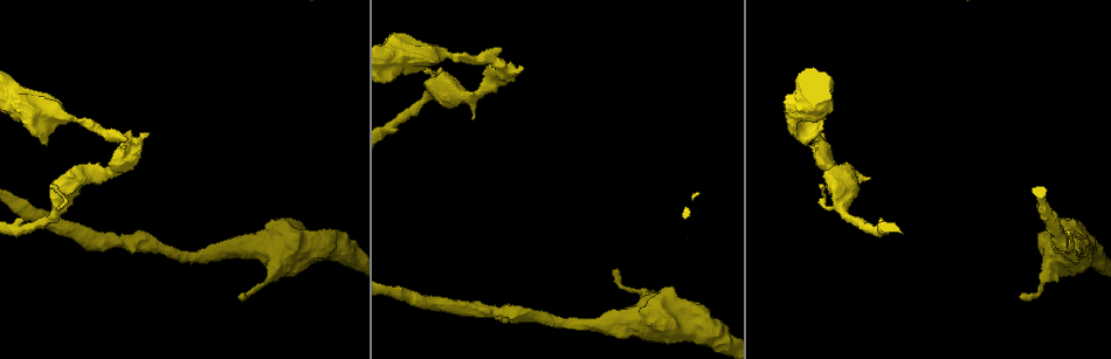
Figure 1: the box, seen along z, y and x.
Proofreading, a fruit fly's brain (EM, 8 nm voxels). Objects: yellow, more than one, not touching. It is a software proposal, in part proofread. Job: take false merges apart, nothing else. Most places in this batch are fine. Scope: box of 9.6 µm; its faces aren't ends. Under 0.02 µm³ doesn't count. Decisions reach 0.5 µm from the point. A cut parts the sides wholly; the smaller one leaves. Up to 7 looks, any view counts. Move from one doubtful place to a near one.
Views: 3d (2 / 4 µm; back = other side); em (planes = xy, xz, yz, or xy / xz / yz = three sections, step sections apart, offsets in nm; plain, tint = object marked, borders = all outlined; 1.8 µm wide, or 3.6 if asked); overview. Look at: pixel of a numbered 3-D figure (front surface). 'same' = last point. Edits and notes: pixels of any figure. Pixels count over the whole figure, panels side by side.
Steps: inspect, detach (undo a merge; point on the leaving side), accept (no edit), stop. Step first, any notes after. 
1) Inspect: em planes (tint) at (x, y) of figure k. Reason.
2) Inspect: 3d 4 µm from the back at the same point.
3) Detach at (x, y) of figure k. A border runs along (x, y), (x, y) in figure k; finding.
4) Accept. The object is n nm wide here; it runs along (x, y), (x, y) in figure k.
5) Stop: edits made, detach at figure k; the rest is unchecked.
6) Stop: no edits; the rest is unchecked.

Inspect: 3d 4 µm at (437, 92) of figure 1.

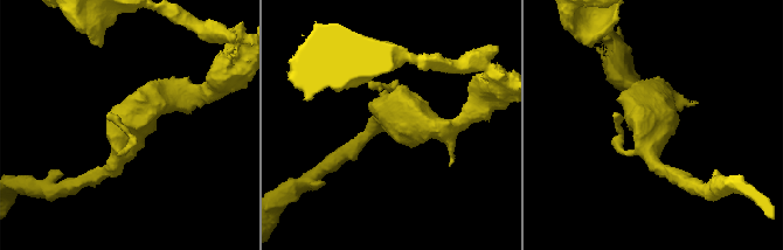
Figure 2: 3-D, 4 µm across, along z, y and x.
Inspect: em xy step 16 (tint) at (652, 134) of figure 2.

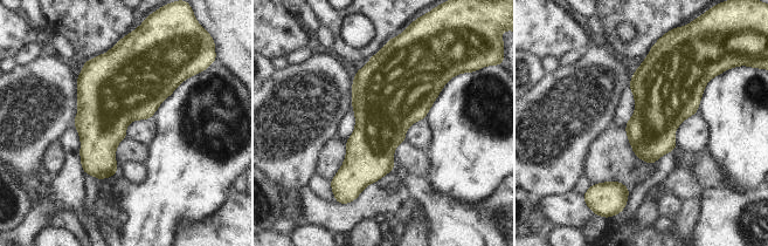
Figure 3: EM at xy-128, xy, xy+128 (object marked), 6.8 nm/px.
Accept. All the same neuron.

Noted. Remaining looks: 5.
Inspect: em planes (tint) at (820, 141) of figure 1. Abrupt turn.

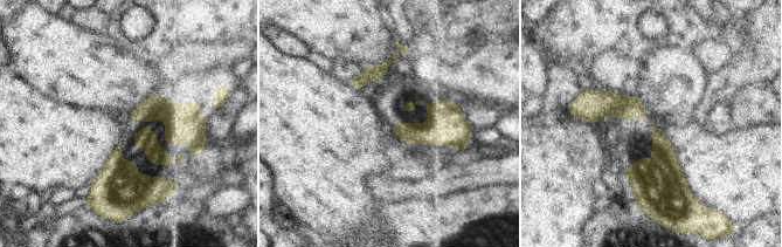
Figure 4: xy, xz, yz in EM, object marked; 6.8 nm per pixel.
Detach at (630, 108) of figure 4. A second neuron is stuck on.

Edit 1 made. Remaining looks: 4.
Stop: edits made, detach at figure 4; the rest is unchecked.

